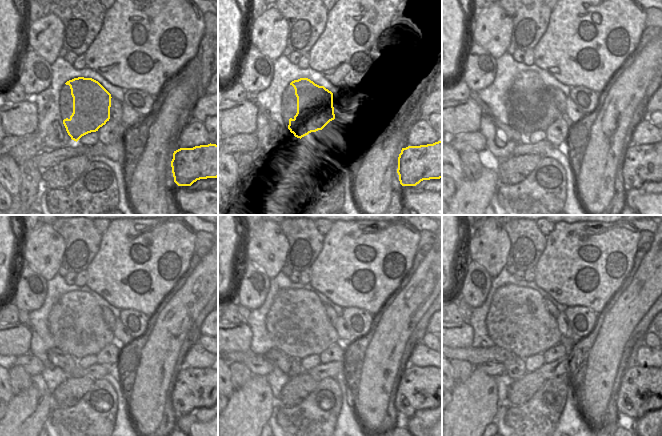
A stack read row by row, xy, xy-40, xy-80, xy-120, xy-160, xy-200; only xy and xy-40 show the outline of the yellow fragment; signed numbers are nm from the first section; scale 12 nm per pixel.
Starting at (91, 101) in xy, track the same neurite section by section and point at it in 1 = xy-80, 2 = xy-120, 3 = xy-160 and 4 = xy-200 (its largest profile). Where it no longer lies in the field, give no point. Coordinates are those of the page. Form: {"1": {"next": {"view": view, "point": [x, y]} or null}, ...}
{"1": {"next": {"view": "xy-80", "point": [538, 111]}}, "2": {"next": {"view": "xy-120", "point": [82, 343]}}, "3": {"next": {"view": "xy-160", "point": [323, 335]}}, "4": {"next": {"view": "xy-200", "point": [524, 345]}}}

